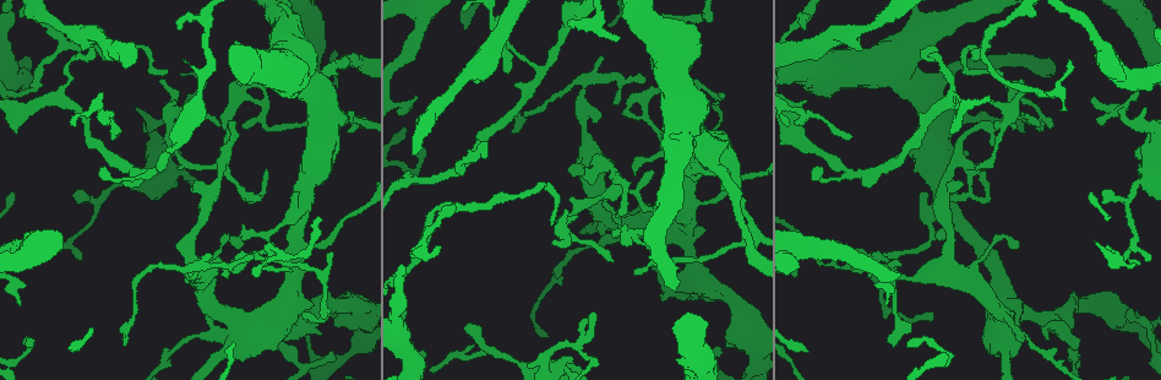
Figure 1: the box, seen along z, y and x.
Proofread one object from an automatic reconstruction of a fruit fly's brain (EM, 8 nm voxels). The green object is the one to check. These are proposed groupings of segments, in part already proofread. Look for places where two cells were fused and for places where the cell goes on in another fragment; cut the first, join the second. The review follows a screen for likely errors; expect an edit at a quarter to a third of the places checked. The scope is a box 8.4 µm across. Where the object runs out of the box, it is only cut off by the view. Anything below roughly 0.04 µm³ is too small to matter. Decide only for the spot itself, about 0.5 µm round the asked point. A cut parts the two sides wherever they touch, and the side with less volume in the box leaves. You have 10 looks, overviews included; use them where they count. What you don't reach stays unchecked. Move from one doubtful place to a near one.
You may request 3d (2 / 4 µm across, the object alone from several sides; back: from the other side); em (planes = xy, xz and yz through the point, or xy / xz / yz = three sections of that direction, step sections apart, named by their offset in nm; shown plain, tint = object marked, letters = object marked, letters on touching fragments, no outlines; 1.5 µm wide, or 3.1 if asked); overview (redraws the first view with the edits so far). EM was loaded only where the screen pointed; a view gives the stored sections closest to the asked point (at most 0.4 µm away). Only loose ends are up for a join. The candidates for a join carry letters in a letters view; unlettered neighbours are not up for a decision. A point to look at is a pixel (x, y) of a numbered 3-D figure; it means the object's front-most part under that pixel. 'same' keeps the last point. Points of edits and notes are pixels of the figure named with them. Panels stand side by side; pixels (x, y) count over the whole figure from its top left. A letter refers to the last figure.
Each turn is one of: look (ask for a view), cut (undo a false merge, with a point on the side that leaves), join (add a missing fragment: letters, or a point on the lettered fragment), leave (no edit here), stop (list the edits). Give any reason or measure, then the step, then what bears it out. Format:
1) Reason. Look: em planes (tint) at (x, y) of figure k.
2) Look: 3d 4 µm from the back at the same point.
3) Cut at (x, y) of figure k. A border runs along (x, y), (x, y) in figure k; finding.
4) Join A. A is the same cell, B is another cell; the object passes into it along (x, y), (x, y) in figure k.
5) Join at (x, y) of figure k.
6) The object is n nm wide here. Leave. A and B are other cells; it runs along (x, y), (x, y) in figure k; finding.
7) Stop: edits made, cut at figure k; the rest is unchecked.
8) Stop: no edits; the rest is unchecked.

Sharp bend. Look: em planes (tint) at (271, 232) of figure 1.

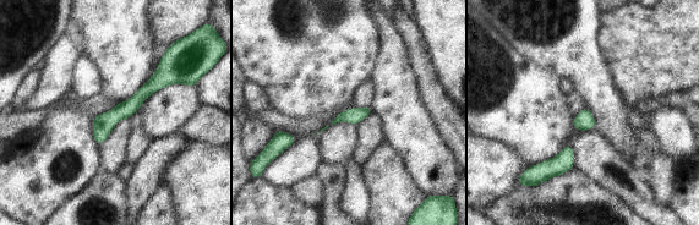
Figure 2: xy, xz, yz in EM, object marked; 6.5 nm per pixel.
Look: em planes (letters) at the same point.

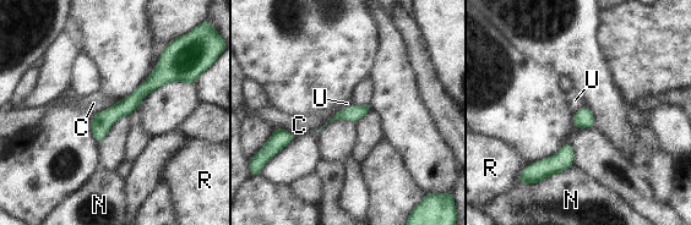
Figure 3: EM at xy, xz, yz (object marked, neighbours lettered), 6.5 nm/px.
The longest contact is with N, 240 nm. Leave. C, N, R and U are other cells; it runs along (175, 75), (157, 77), (97, 137) in figure 3; one cell here.

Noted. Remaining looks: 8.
Tapers out. Look: em xz step 8 (letters) at (162, 81) of figure 1.

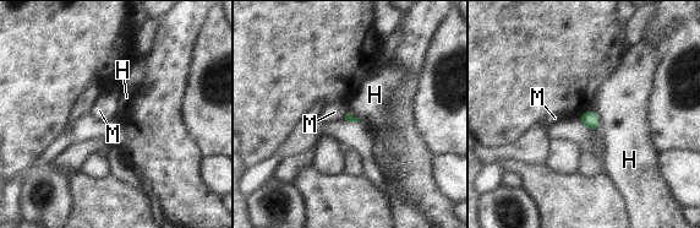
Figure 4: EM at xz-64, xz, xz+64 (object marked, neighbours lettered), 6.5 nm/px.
Look: em xy step 4 (letters) at the same point.

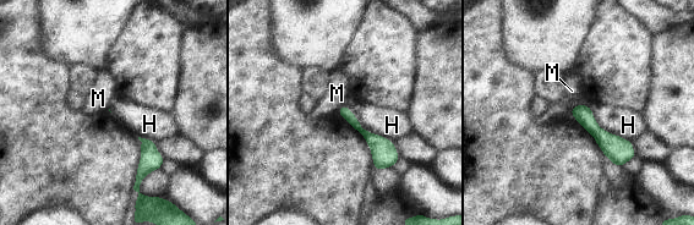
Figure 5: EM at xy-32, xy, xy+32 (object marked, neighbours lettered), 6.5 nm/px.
Leave. H and M are other cells; a border runs along (582, 104), (602, 129), (630, 142) in figure 5; none of them fits.

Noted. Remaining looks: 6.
Tapers out. Look: em planes (letters) at (1101, 191) of figure 1.

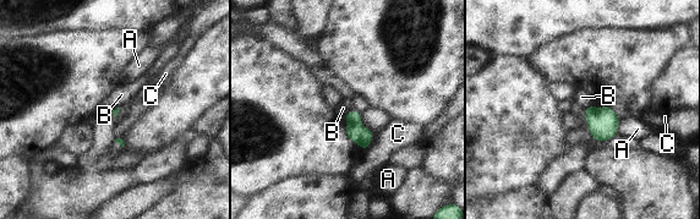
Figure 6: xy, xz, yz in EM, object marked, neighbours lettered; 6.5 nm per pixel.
Leave. A, B and C are other cells; a border runs along (351, 109), (344, 115) in figure 6; no lettered fragment goes on from it.

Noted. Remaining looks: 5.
Tapers out. Look: em planes (letters) at (1129, 314) of figure 1.

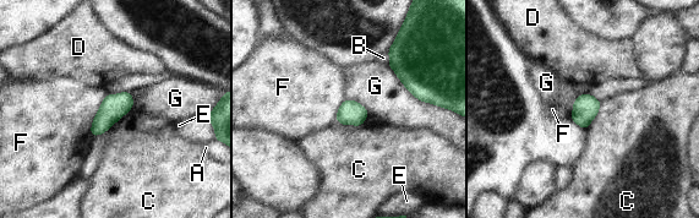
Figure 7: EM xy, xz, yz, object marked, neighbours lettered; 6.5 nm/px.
The object is 160 nm wide here. Leave. A, B, C, D, E, F and G are other cells; a border runs along (601, 103), (598, 114), (585, 129) in figure 7; no lettered fragment goes on from it.

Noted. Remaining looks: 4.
Stop: no edits; the rest is unchecked.

